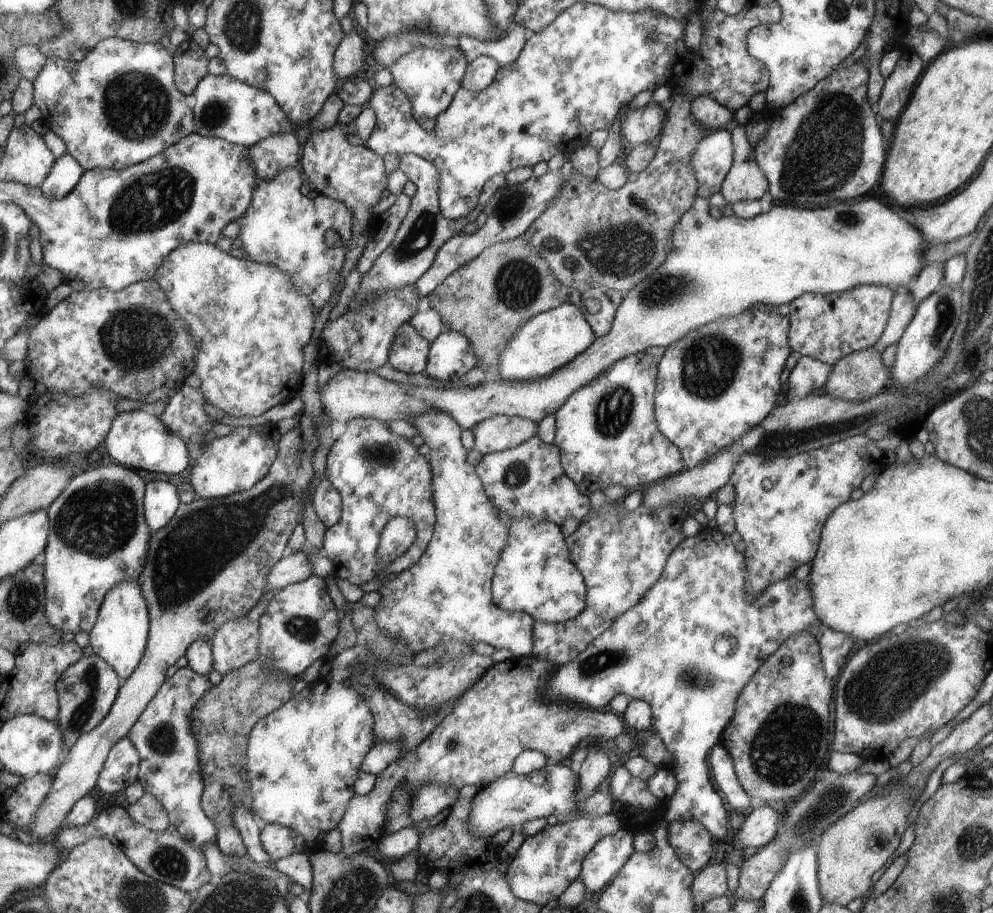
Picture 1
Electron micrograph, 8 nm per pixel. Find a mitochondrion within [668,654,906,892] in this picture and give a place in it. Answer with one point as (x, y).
(791, 737)

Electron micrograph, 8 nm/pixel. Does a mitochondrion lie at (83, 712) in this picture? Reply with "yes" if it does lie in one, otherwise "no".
yes

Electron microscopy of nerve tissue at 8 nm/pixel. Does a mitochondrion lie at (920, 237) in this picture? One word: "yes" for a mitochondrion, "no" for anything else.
no

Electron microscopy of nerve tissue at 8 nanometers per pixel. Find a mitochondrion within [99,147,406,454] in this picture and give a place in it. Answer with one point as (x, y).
(150, 201)

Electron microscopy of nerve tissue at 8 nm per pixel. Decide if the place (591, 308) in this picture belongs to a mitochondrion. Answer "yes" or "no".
no

